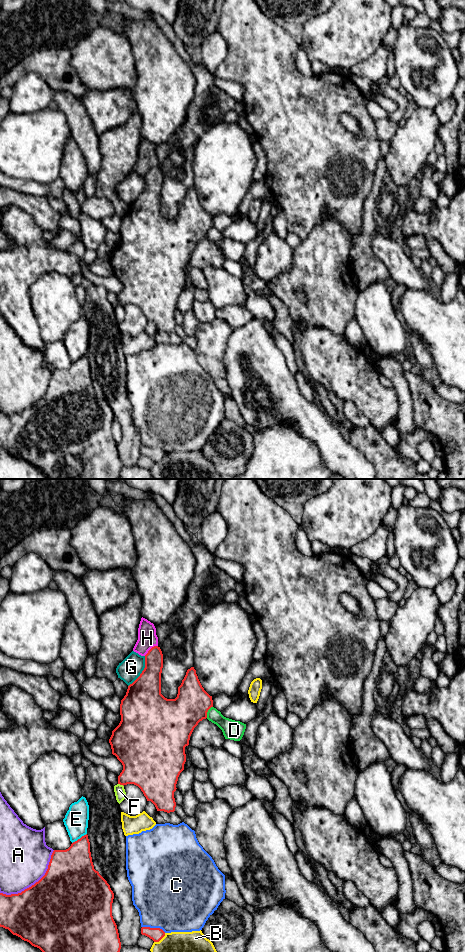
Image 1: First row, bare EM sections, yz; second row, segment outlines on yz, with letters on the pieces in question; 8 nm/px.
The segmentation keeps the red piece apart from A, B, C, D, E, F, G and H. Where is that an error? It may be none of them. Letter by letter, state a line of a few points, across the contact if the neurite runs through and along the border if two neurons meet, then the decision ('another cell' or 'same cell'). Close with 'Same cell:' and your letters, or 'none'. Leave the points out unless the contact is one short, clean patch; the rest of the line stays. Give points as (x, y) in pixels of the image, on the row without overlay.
A: another cell
B: another cell
C: another cell
D: line yz (212, 226), (208, 230), (206, 237); another cell
E: another cell
F: another cell
G: another cell
H: another cell
Same cell: none

